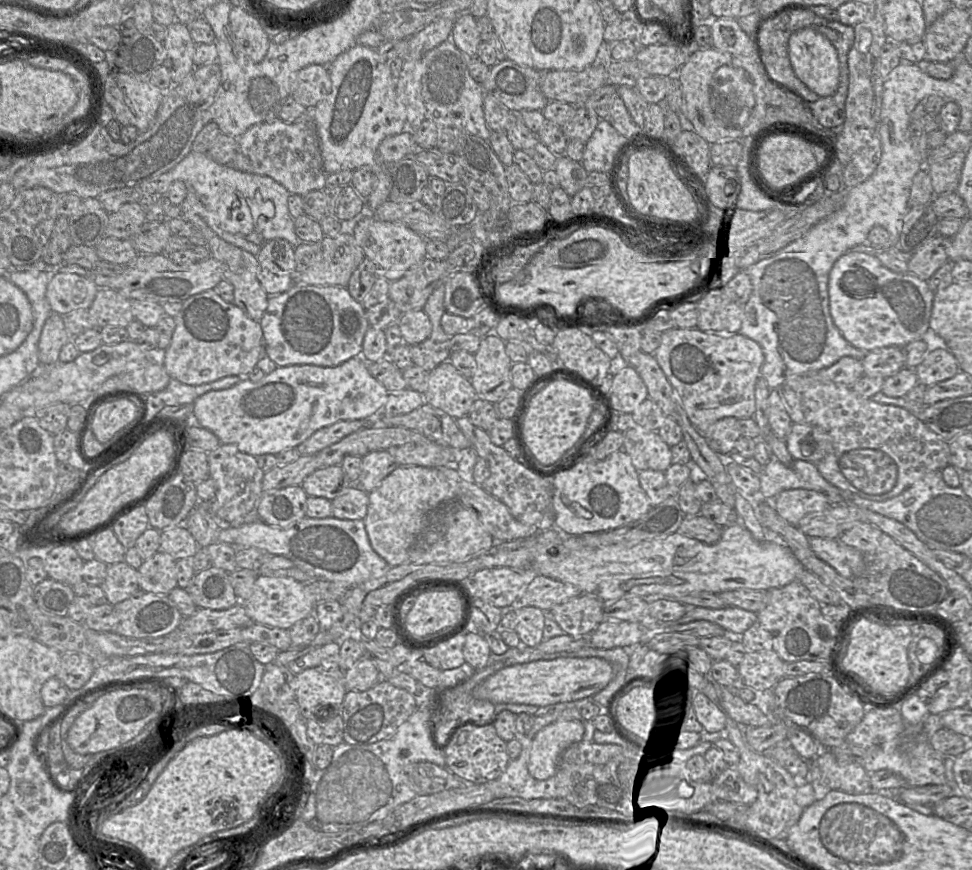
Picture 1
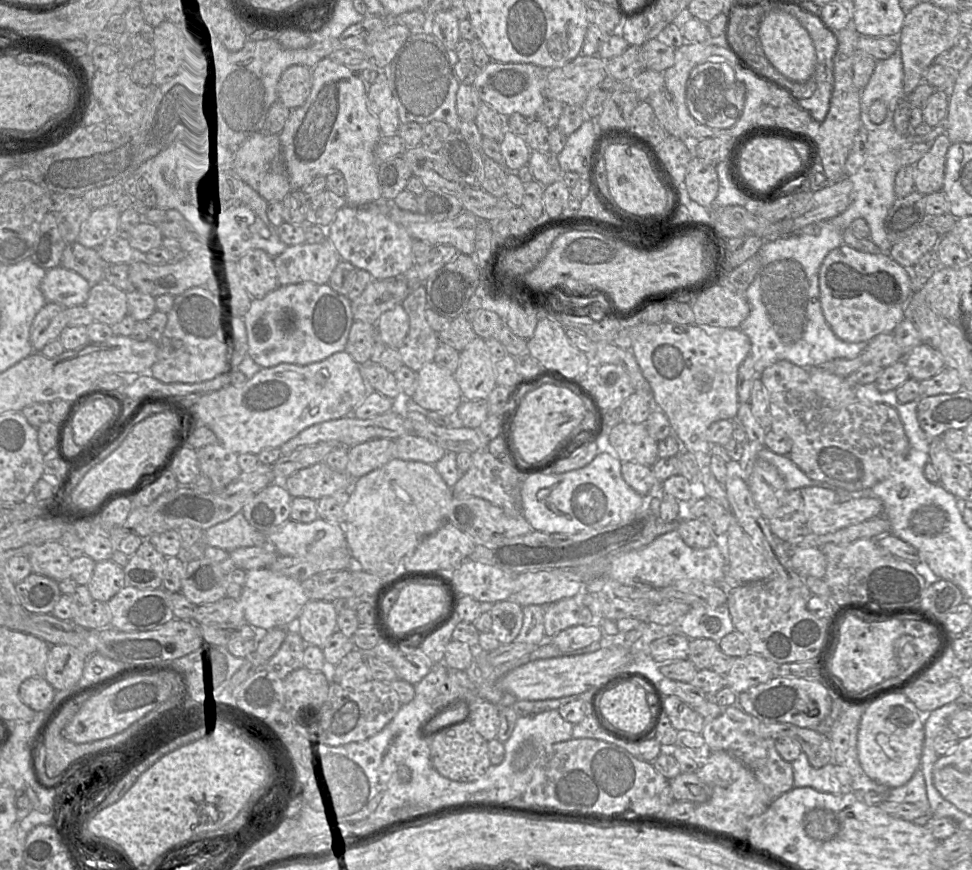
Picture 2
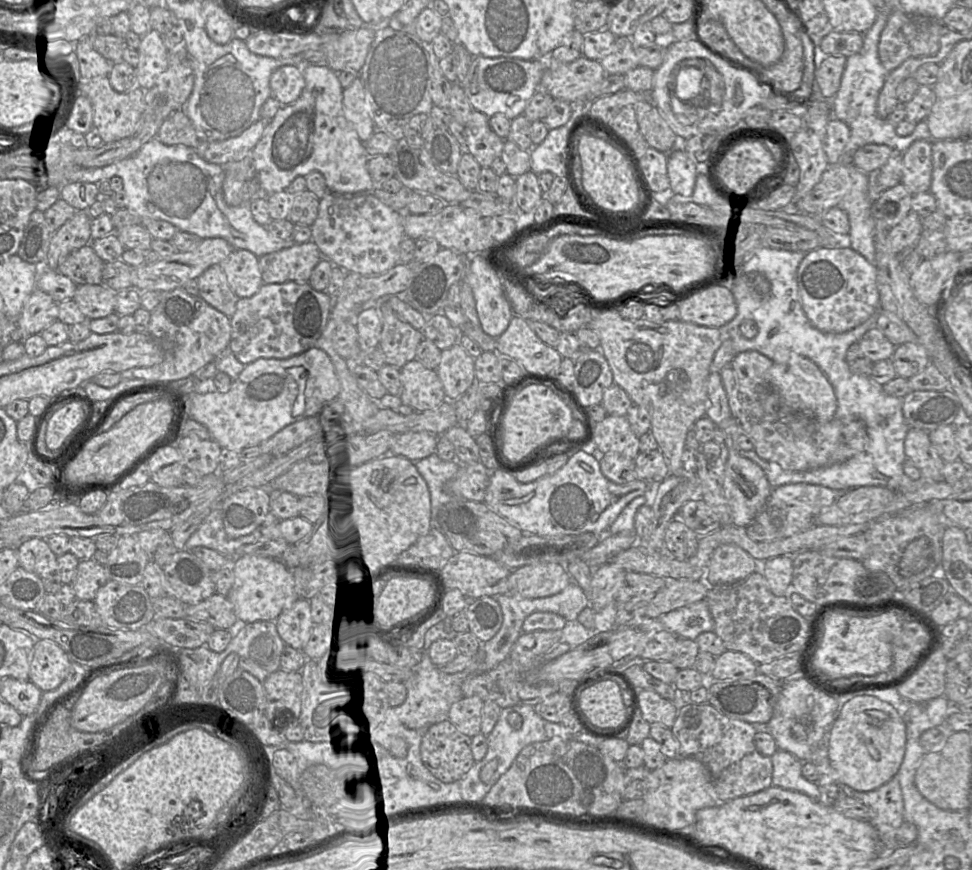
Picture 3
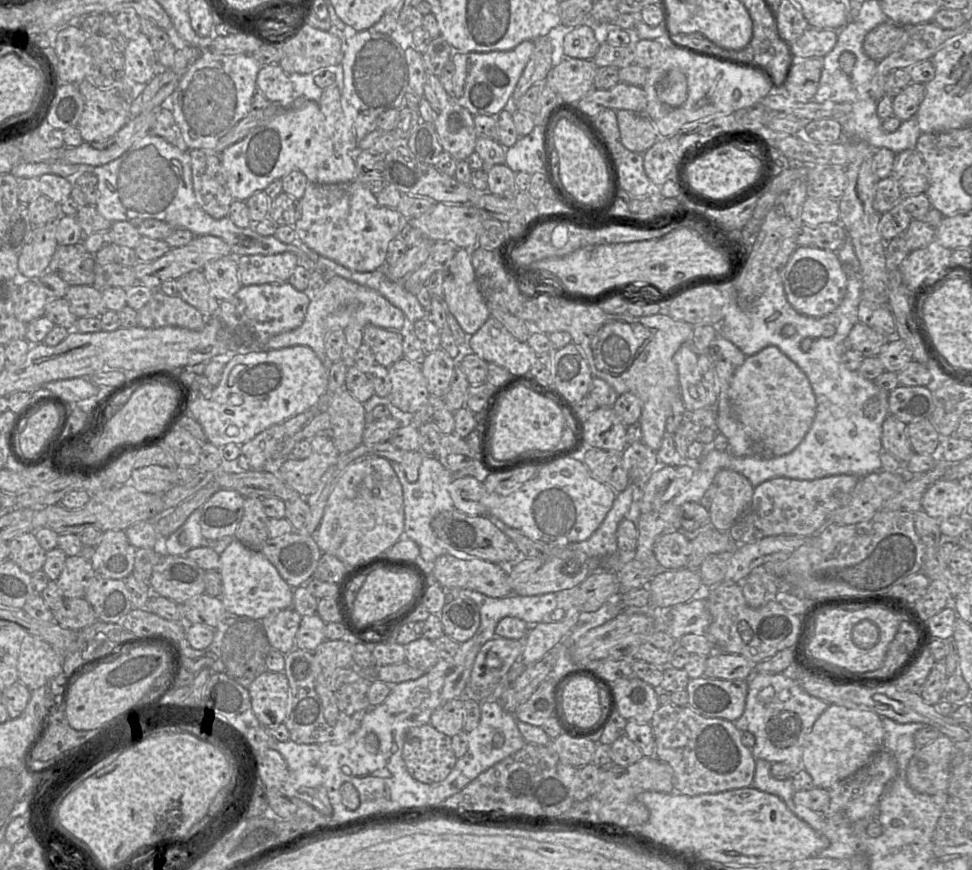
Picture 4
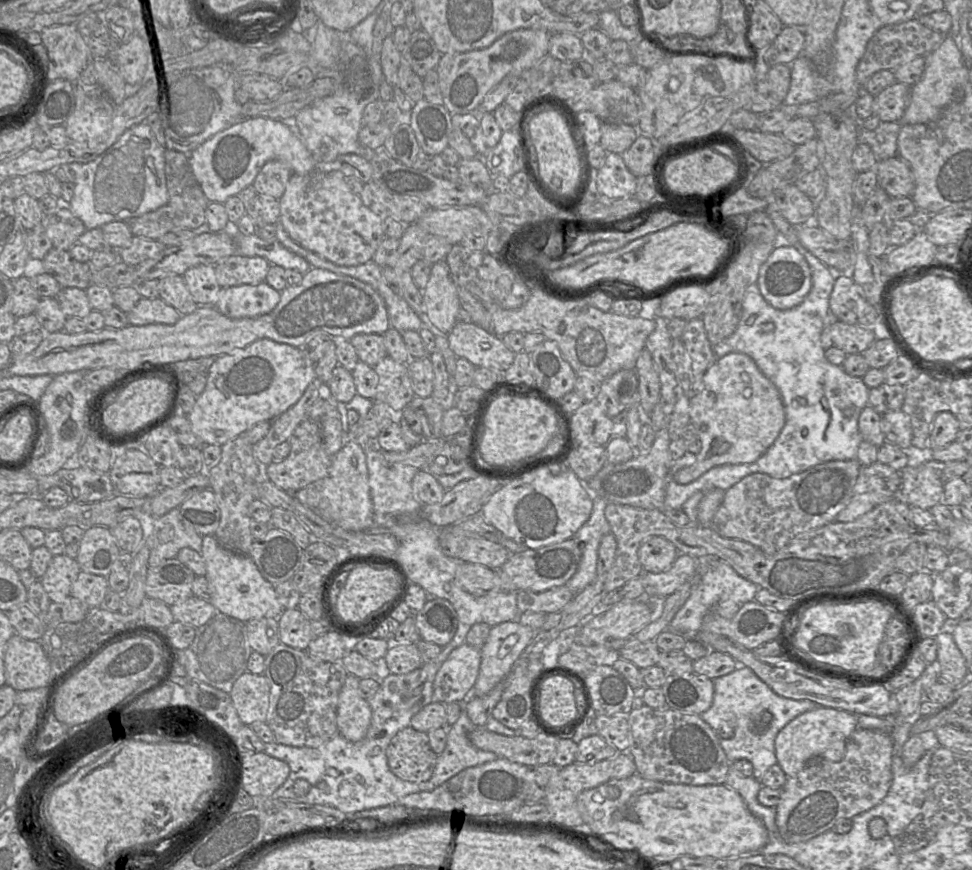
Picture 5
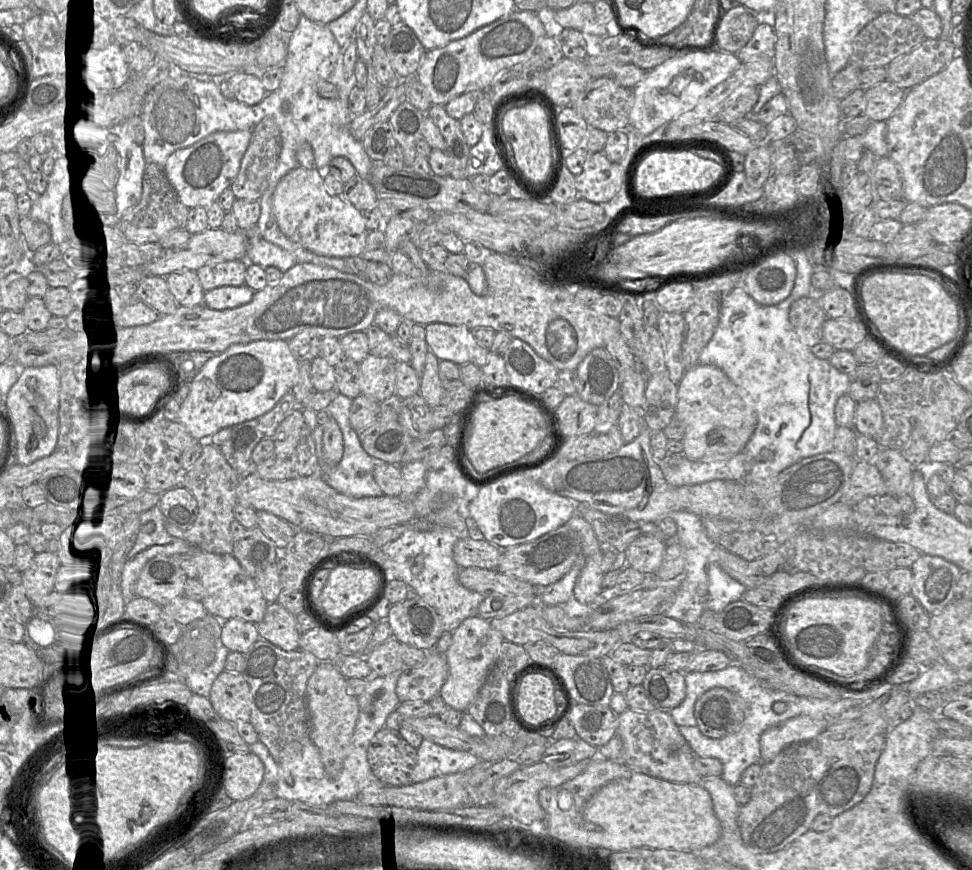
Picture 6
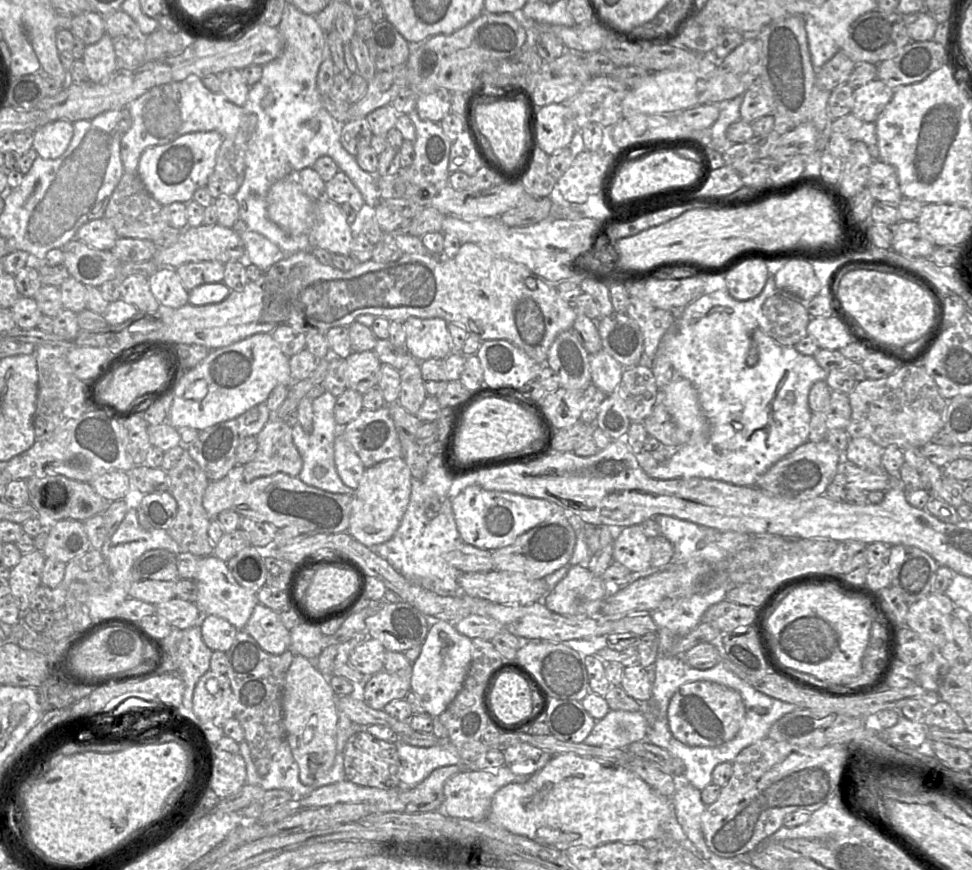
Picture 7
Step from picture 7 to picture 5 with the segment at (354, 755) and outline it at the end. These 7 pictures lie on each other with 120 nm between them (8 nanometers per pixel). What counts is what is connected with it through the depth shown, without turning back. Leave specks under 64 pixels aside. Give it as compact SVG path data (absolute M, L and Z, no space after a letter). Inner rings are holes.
M411 726L392 738L386 754L390 770L400 779L413 783L428 781L438 758L429 744L428 734Z

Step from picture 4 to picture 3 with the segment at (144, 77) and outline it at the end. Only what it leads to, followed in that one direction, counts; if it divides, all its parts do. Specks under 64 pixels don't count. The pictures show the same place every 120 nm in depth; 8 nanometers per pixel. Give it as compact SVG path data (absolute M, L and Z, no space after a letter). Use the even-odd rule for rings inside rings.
M152 29L142 37L137 50L139 52L139 62L136 65L137 86L149 90L168 67L168 50L162 35Z

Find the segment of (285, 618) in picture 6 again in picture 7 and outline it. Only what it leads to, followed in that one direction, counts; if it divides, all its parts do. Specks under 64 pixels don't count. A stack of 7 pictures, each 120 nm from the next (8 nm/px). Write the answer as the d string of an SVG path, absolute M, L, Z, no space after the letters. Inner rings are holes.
M257 604L243 630L263 650L279 655L290 649L290 630L282 623L279 612Z

